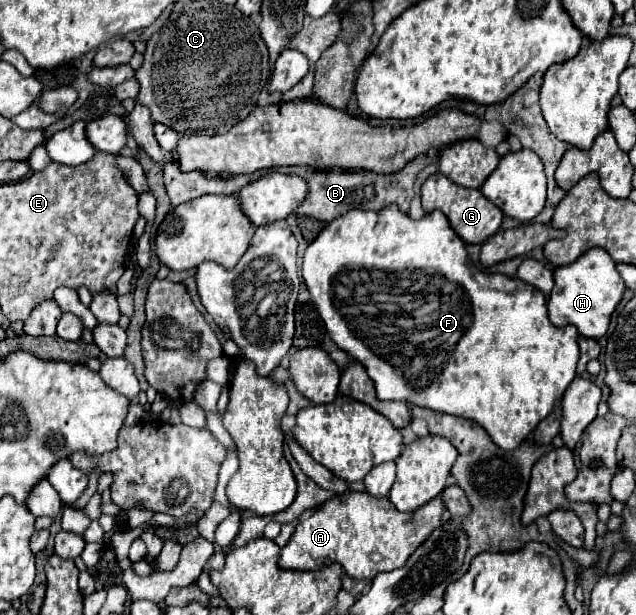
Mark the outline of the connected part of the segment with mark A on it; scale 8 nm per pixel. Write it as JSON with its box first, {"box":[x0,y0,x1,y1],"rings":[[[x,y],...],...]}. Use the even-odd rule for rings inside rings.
{"box":[279,492,445,580],"rings":[[[367,492],[333,496],[297,524],[291,540],[281,548],[279,566],[285,570],[321,570],[337,562],[351,578],[371,580],[379,572],[401,568],[419,544],[441,526],[445,510],[445,502],[439,496],[411,514],[395,510],[389,498],[371,498]],[[373,556],[381,556],[381,560],[375,561]]]}

